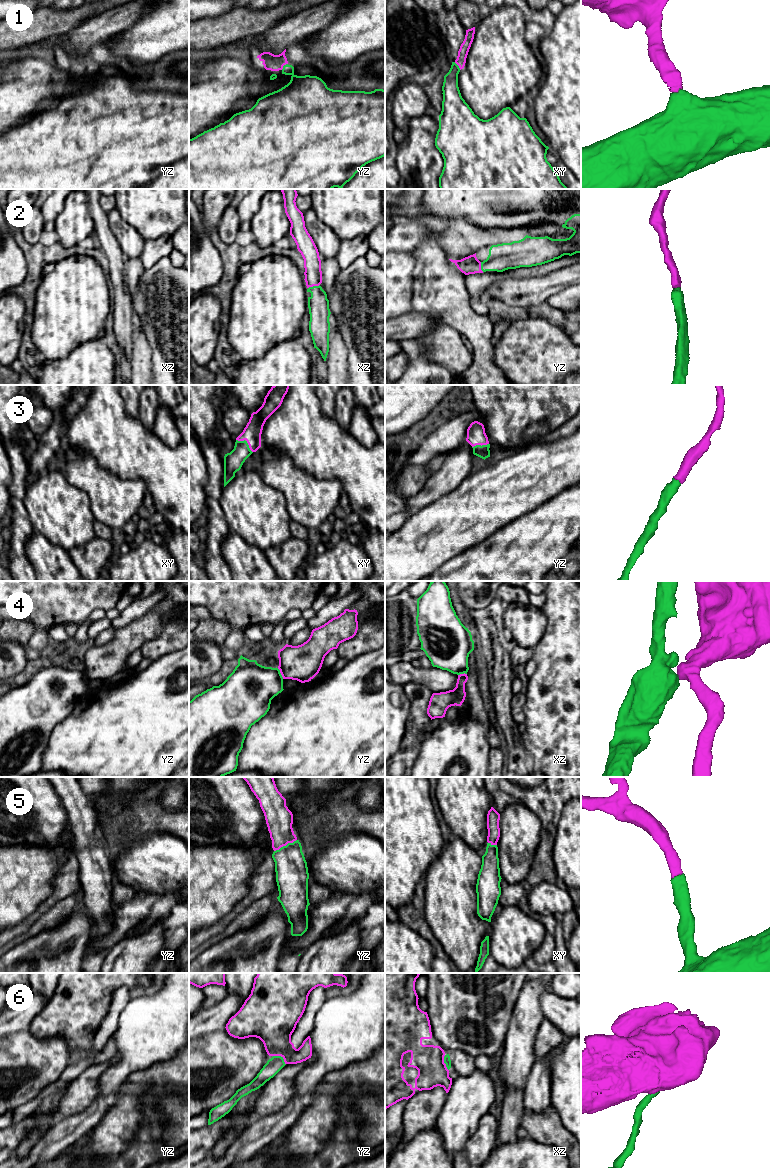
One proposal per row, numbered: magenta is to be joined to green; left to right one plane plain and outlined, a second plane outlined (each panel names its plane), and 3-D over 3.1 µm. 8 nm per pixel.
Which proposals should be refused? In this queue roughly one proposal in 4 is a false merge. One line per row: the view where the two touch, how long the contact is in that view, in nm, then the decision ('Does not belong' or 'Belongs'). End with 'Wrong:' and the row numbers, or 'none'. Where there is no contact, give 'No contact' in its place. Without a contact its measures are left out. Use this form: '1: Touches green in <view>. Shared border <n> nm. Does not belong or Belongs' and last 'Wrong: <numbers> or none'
1: Touches green in yz. Shared border 80 nm. Belongs
2: Touches green in xz. Shared border 100 nm. Belongs
3: Touches green in yz. Shared border 140 nm. Belongs
4: Touches green in yz. Shared border 100 nm. Does not belong
5: Touches green in yz. Shared border 200 nm. Belongs
6: Touches green in yz. Shared border 130 nm. Does not belong
Wrong: 4, 6

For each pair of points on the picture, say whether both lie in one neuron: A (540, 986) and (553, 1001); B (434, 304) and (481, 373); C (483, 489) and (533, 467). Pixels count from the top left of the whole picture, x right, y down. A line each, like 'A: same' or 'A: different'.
A: different
B: same
C: same

